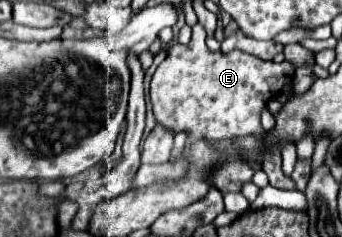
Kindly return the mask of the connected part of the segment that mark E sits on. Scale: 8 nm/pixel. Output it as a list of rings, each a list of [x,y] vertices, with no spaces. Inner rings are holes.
[[[196,24],[192,28],[190,44],[172,46],[166,60],[156,68],[150,82],[156,122],[174,130],[174,134],[186,130],[190,142],[198,138],[222,140],[248,134],[264,138],[266,132],[260,124],[260,110],[280,92],[284,82],[292,80],[294,66],[290,62],[276,64],[244,52],[212,54],[204,40],[206,32]]]

